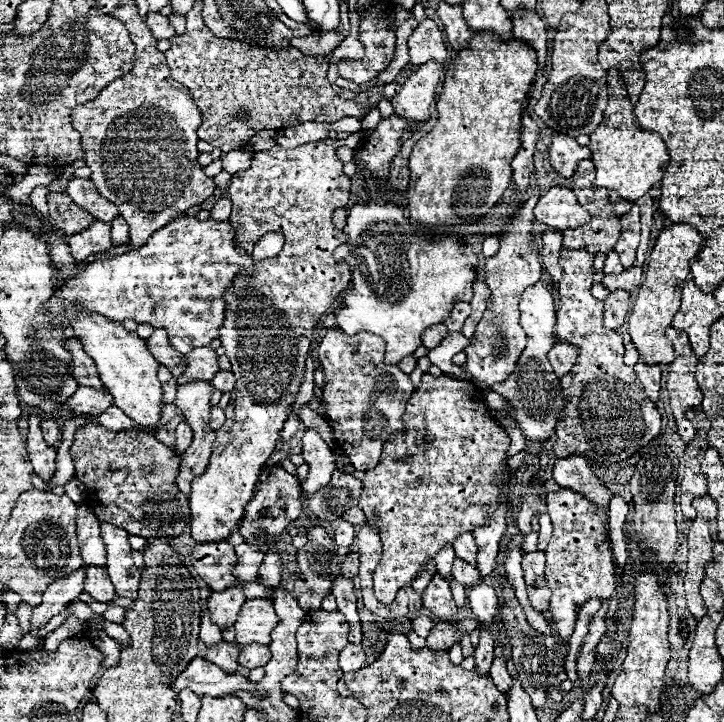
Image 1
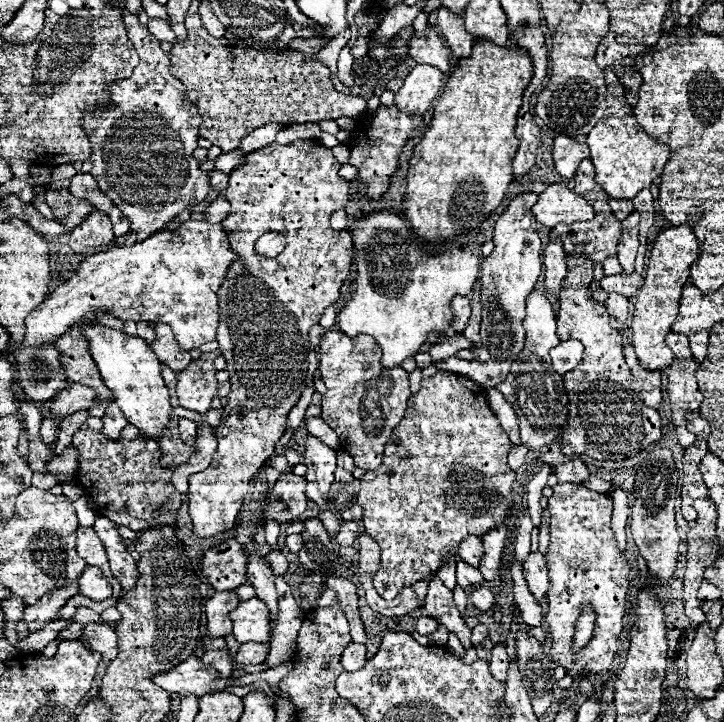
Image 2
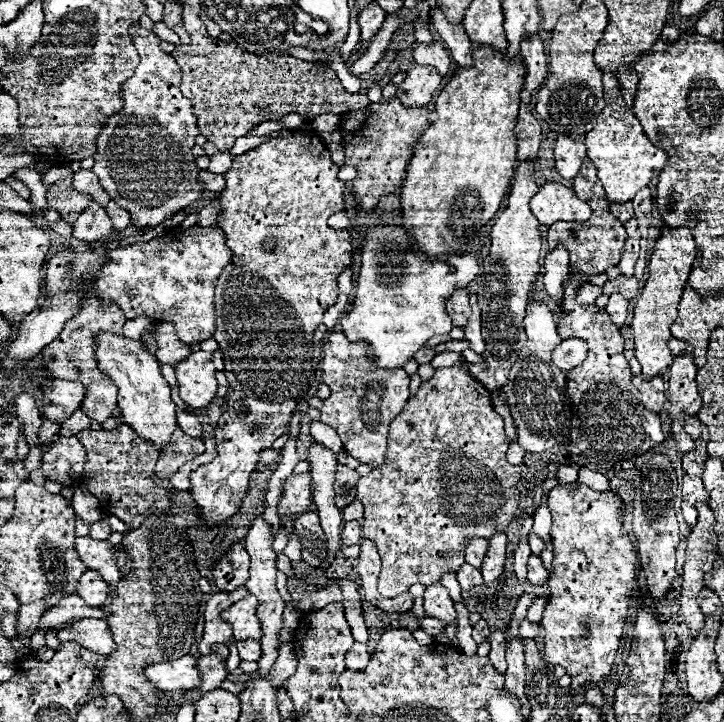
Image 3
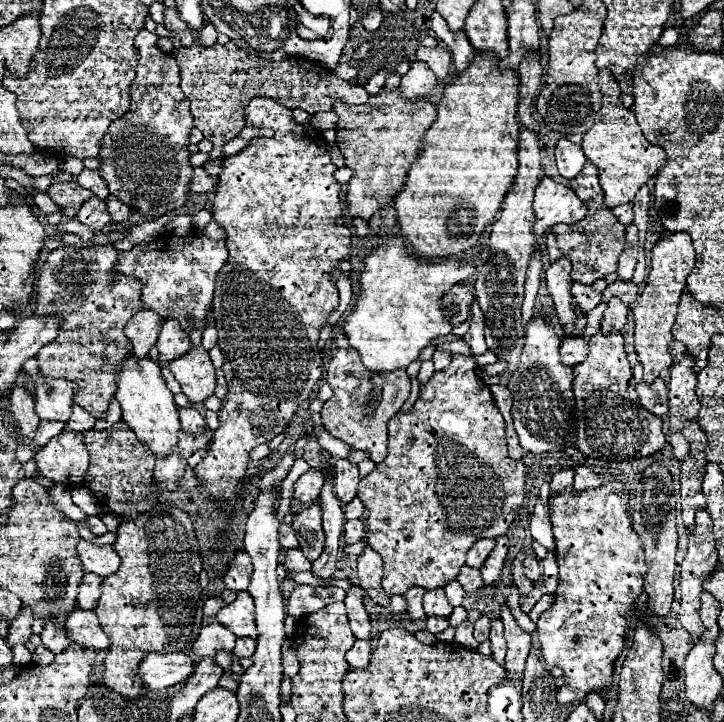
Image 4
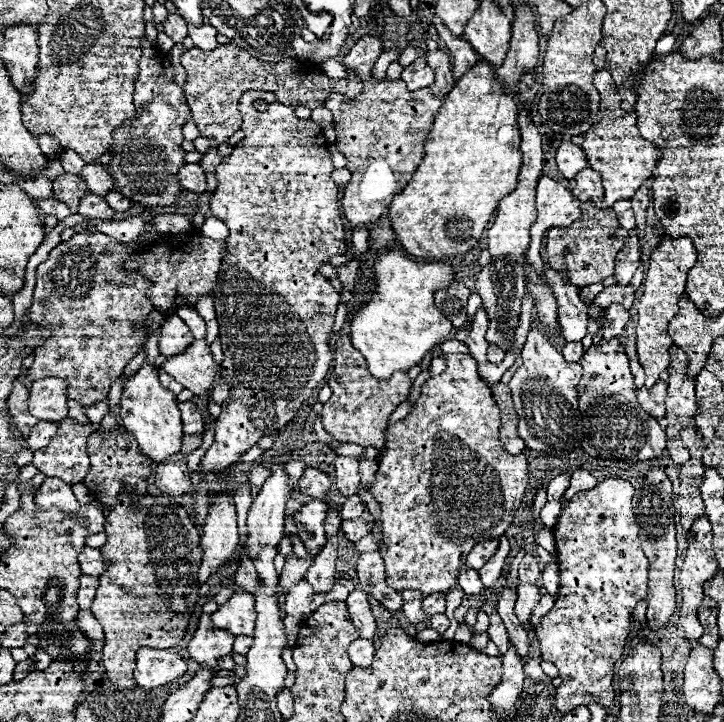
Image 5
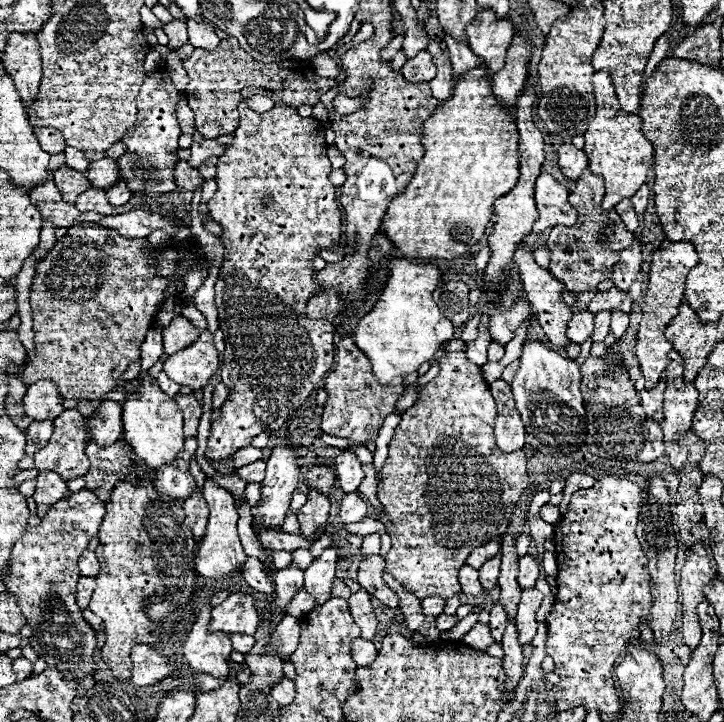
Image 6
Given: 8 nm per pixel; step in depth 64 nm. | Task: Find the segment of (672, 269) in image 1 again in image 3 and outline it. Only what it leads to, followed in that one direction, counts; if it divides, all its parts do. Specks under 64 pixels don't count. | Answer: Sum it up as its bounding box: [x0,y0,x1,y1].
[632,228,696,380]

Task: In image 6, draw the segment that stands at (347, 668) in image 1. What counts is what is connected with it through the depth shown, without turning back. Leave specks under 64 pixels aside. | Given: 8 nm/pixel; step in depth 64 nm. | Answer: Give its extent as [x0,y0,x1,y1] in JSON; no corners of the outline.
[352,638,378,666]

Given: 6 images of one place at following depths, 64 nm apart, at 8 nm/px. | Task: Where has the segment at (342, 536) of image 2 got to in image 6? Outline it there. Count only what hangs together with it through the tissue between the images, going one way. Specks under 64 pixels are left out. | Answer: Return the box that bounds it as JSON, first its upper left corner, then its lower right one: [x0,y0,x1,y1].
[346,516,384,536]

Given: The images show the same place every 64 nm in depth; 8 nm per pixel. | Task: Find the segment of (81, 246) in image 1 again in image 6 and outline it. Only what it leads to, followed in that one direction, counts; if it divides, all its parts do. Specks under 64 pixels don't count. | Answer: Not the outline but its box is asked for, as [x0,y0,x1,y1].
[76,186,116,216]

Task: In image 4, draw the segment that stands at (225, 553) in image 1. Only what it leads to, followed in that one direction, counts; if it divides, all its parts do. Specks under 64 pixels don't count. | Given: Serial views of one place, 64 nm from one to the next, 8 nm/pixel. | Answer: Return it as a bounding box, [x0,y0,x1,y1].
[224,550,252,590]

